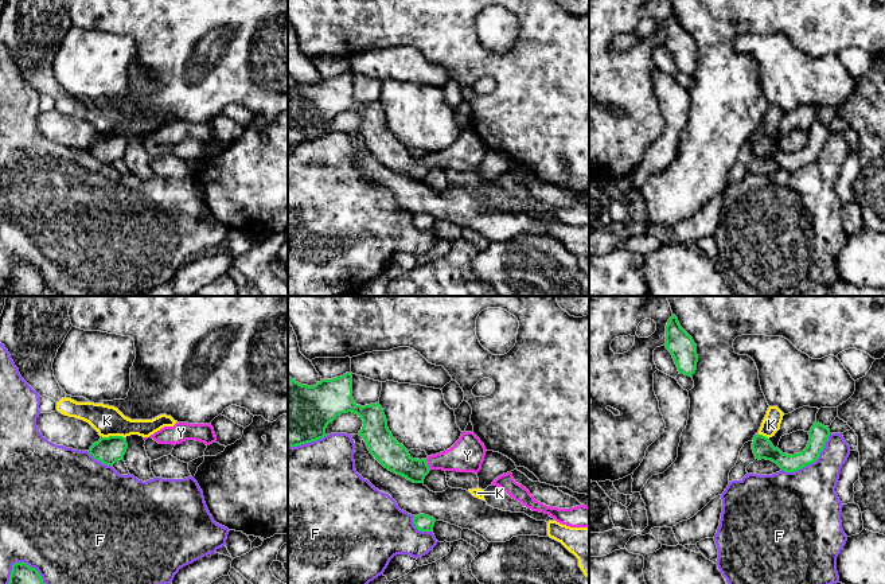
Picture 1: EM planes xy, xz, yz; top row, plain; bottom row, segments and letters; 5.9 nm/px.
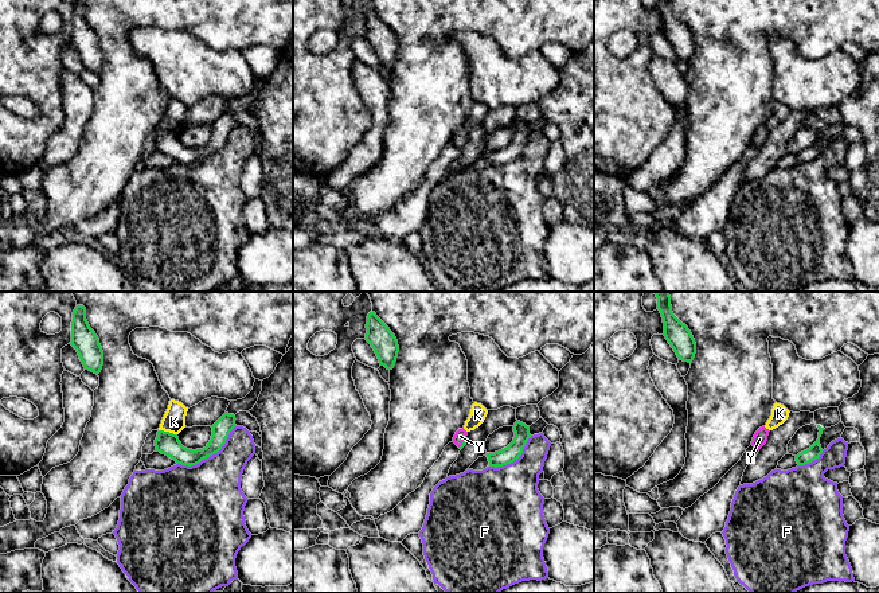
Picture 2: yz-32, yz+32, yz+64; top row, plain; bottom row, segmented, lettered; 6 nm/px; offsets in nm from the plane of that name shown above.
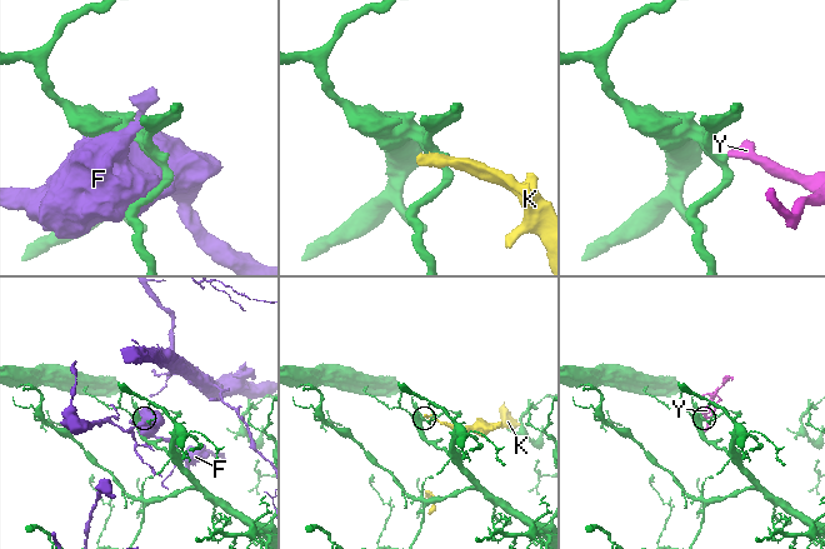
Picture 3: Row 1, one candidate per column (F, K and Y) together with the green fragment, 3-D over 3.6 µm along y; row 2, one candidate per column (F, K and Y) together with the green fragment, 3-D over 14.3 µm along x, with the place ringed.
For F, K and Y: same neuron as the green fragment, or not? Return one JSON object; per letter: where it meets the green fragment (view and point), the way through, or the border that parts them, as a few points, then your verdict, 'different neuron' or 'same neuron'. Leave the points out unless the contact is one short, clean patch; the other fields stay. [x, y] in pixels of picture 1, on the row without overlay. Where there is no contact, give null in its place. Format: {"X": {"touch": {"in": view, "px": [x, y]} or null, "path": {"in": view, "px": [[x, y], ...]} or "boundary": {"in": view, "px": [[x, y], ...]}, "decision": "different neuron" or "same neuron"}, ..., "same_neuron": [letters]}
{"F": {"touch": {"in": "yz", "px": [811, 160]}, "decision": "different neuron"}, "K": {"touch": {"in": "xy", "px": [113, 135]}, "boundary": {"in": "xy", "px": [[101, 133], [124, 136]]}, "decision": "different neuron"}, "Y": {"touch": {"in": "xz", "px": [427, 163]}, "path": {"in": "xz", "px": [[388, 150], [402, 163], [427, 163], [467, 154]]}, "decision": "same neuron"}, "same_neuron": ["Y"]}

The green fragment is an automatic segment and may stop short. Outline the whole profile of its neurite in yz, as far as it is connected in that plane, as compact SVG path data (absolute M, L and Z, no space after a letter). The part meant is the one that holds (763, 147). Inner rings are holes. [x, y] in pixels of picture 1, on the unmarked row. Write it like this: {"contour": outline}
{"contour": "M814 121L808 129L810 139L807 145L794 153L783 152L779 147L775 147L768 136L763 133L755 133L752 148L756 157L771 159L776 161L785 171L795 171L818 159L819 152L823 149L824 143L830 135L829 125L819 121Z"}

